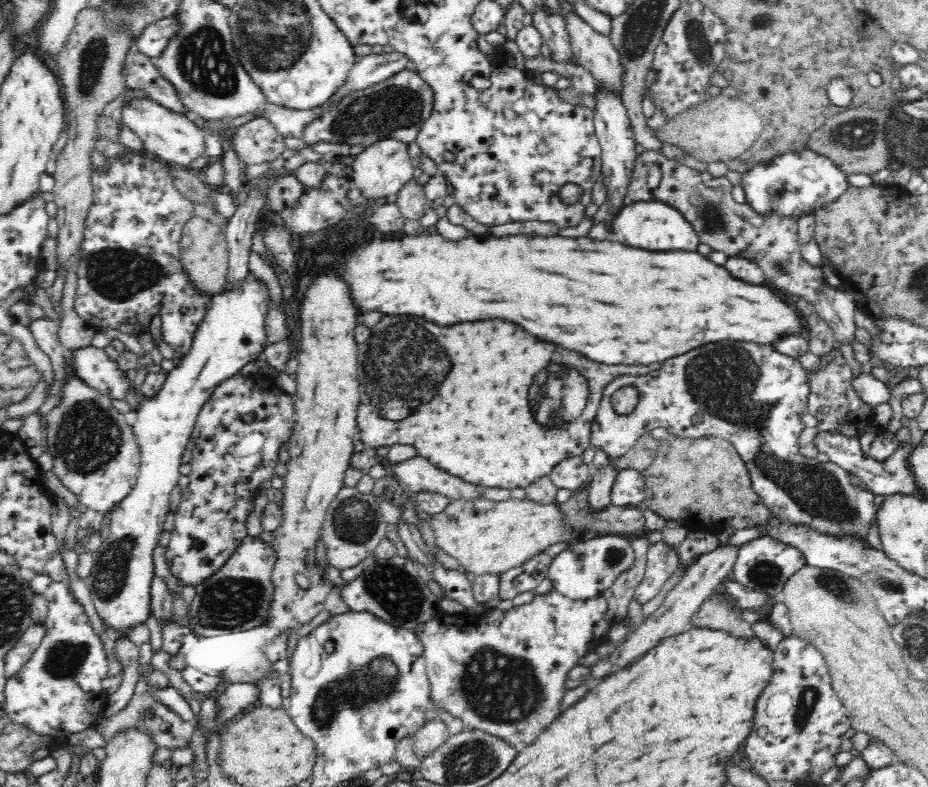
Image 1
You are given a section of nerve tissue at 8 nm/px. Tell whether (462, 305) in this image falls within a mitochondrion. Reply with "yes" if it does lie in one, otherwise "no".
no

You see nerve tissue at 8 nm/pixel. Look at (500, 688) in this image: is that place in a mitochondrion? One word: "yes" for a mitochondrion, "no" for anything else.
yes

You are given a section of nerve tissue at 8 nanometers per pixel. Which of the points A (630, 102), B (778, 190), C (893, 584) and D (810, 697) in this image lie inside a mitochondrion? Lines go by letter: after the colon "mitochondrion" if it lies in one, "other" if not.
A: other
B: mitochondrion
C: mitochondrion
D: mitochondrion

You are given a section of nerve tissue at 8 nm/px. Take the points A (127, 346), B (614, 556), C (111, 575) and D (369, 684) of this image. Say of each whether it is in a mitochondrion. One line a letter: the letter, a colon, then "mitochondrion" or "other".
A: other
B: mitochondrion
C: mitochondrion
D: mitochondrion

